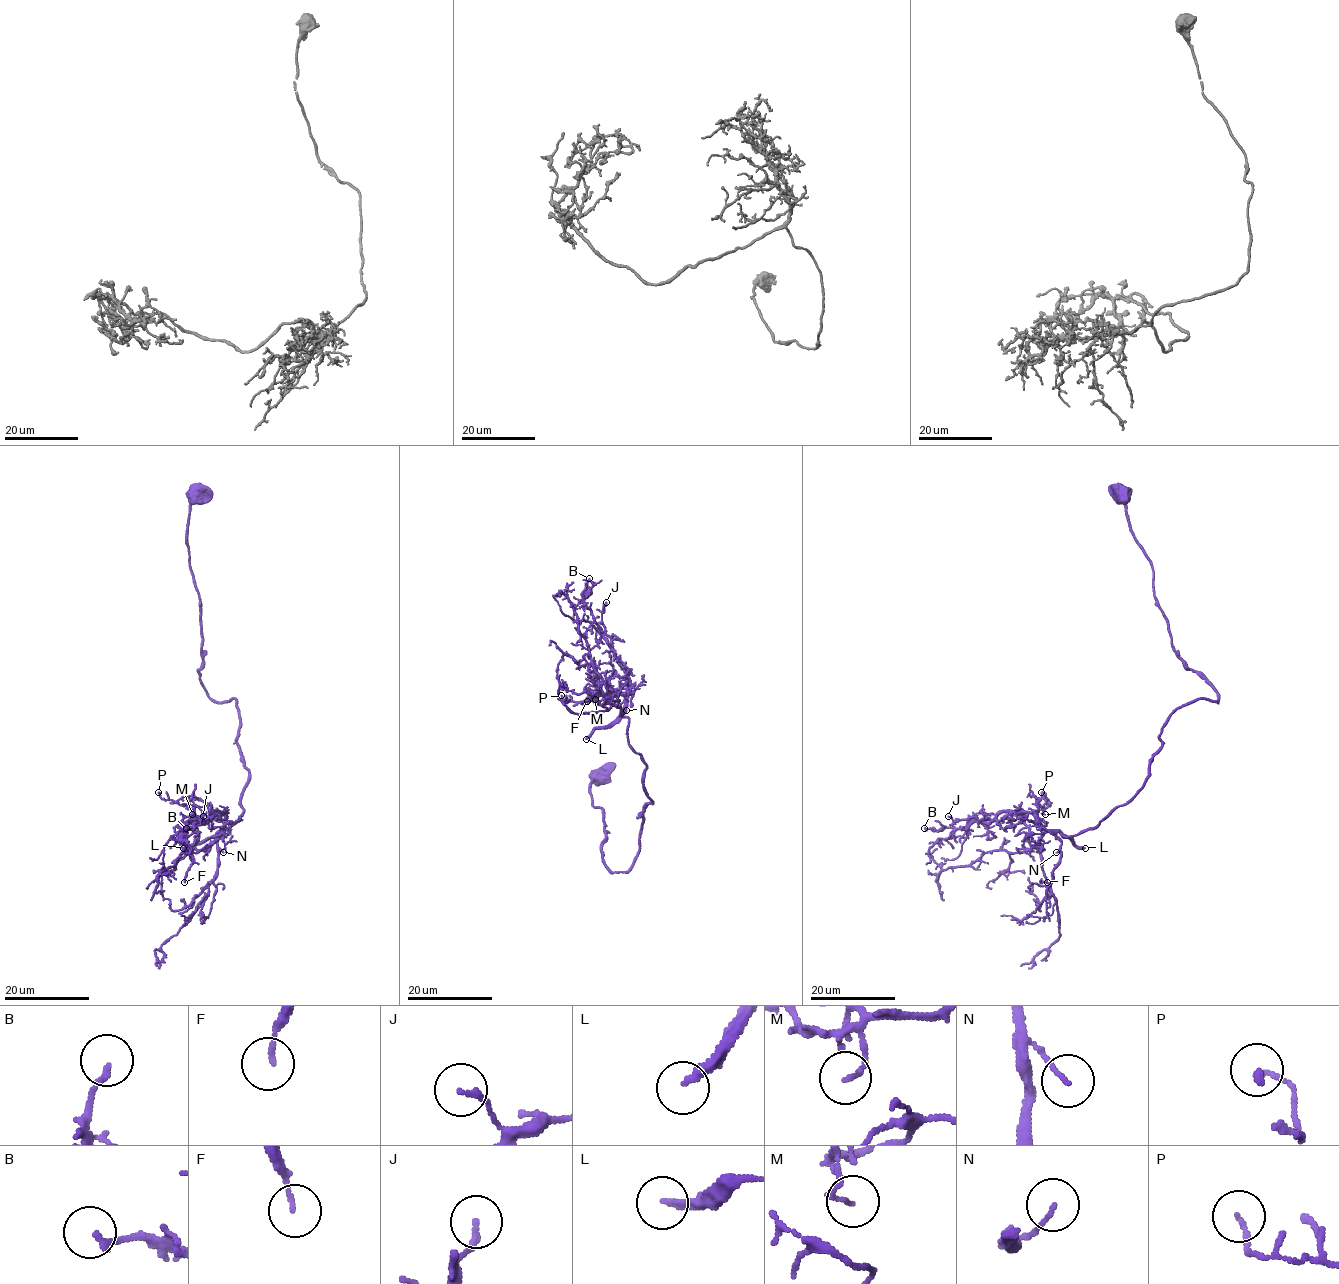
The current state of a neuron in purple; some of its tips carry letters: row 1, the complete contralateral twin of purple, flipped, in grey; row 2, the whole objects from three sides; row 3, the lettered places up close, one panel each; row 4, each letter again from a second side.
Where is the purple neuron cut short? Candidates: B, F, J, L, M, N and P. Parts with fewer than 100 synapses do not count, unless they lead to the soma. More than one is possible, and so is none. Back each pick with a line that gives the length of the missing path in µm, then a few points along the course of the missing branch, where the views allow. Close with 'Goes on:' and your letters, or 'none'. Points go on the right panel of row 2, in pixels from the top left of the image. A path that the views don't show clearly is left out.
L: 140 µm | (1085, 848), (1097, 837), (1107, 866), (1076, 891), (959, 820), (862, 930)
Goes on: L

